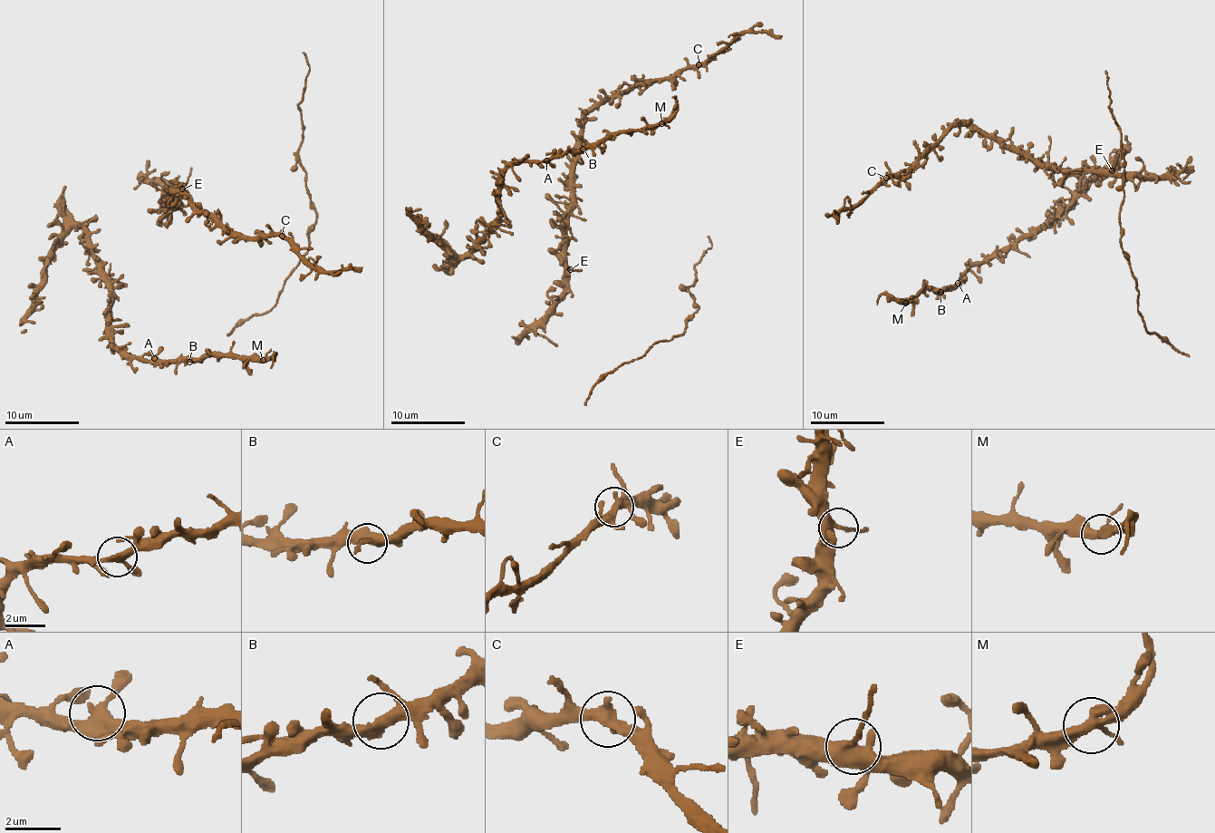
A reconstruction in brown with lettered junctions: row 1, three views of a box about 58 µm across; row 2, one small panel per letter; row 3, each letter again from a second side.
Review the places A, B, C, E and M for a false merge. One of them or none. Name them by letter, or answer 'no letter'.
no letter

